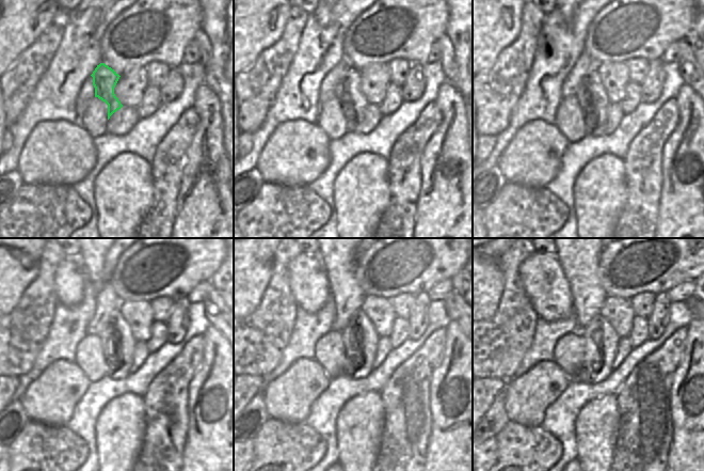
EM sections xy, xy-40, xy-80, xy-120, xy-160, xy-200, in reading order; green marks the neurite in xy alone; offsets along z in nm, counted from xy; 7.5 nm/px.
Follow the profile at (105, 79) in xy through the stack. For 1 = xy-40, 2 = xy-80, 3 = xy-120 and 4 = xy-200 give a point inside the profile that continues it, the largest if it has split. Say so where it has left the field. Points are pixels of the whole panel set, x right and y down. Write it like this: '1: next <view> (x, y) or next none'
1: next xy-40 (349, 93)
2: next xy-80 (592, 96)
3: next xy-120 (117, 328)
4: next xy-200 (609, 339)

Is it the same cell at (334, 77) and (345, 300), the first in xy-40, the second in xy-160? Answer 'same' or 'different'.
same

